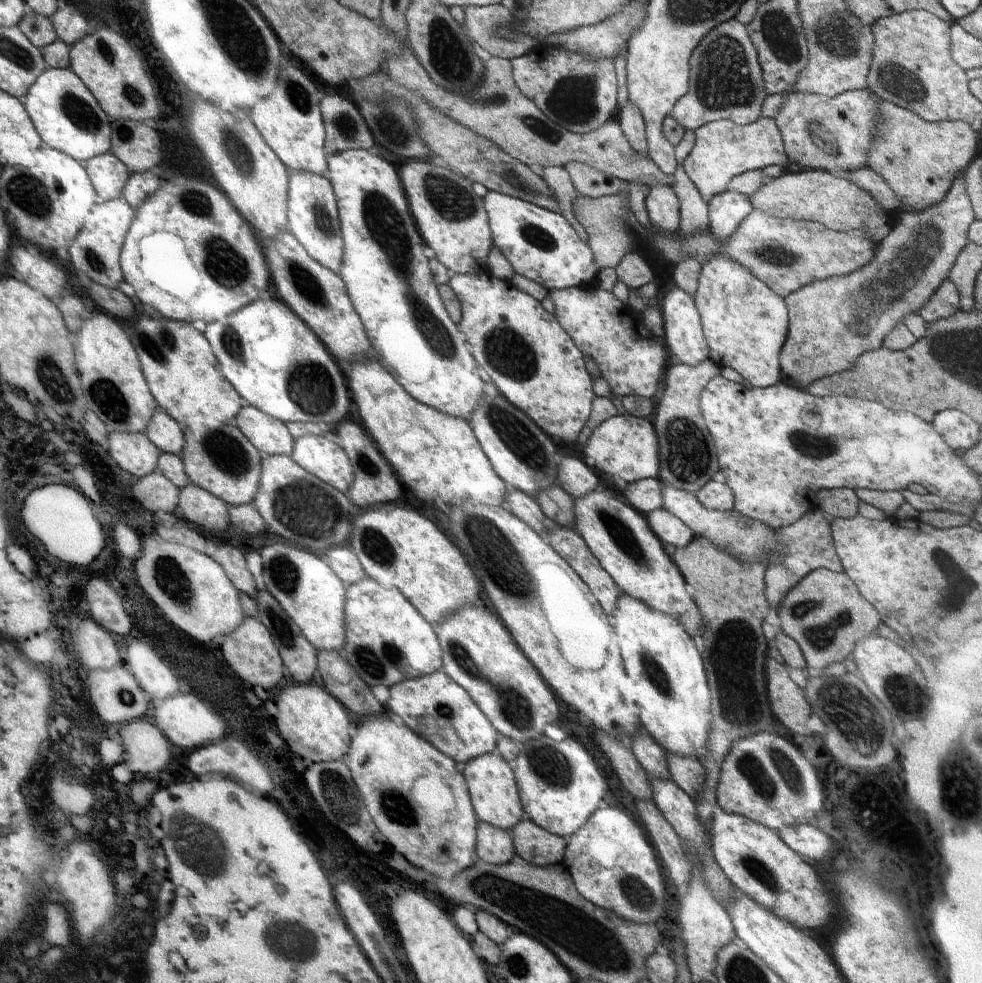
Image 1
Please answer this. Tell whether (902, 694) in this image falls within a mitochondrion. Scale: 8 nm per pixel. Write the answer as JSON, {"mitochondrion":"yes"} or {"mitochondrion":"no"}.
{"mitochondrion":"yes"}

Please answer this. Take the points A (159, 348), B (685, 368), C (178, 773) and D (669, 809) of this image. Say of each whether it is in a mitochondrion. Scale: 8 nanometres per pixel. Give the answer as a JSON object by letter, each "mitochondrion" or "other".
{"A":"mitochondrion","B":"other","C":"other","D":"other"}

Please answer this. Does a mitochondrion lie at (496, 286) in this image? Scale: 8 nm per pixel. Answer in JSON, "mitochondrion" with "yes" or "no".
{"mitochondrion":"no"}

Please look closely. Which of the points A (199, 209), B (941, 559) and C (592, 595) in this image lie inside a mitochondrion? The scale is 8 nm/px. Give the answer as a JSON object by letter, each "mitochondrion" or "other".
{"A":"mitochondrion","B":"mitochondrion","C":"other"}

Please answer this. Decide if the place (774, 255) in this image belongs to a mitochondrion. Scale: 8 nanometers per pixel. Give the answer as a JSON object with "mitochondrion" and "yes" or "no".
{"mitochondrion":"yes"}

